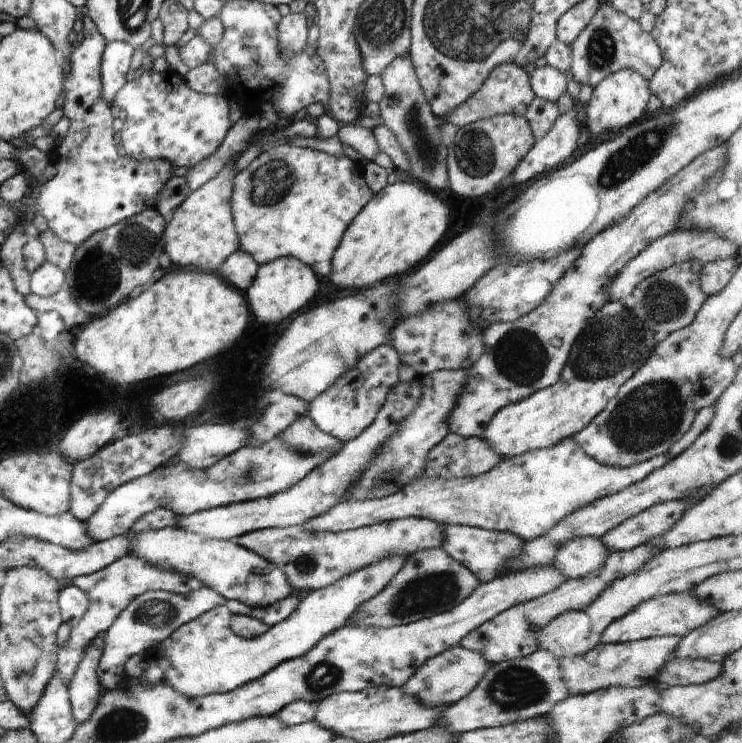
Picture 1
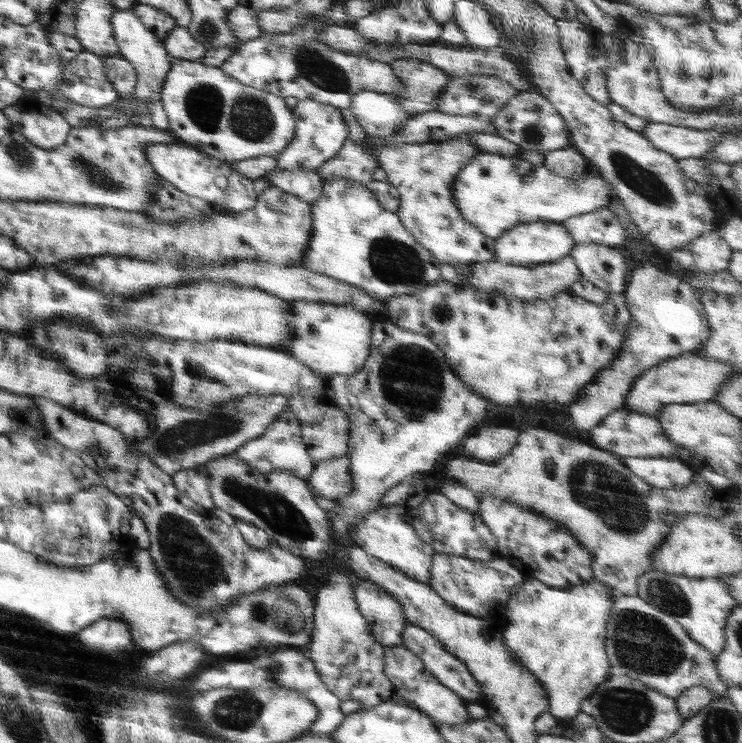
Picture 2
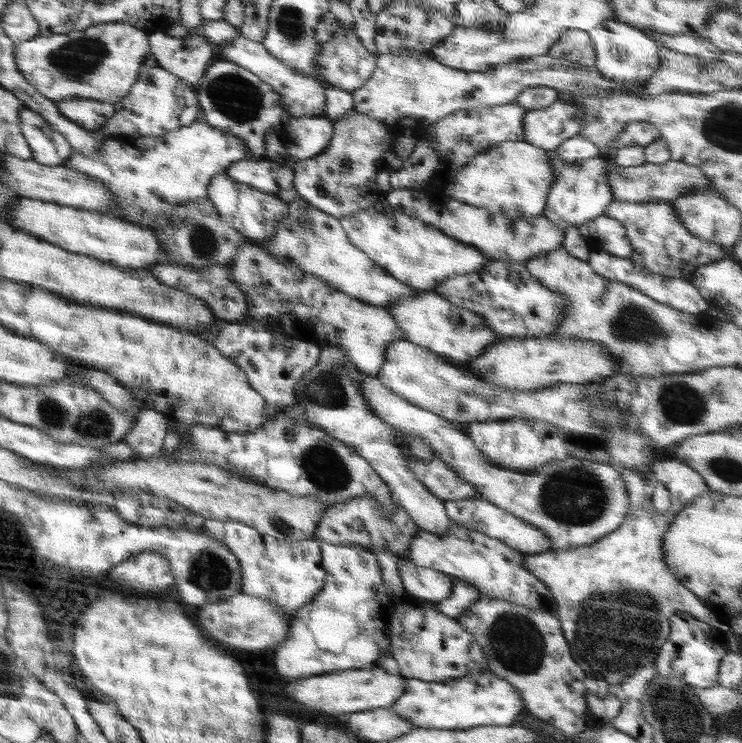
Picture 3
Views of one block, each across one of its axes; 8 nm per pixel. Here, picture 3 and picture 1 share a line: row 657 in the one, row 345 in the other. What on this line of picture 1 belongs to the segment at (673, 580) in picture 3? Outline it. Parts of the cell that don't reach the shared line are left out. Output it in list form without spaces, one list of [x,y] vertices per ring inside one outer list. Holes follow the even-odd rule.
[[[609,300],[590,318],[586,330],[573,342],[560,380],[528,398],[498,410],[486,427],[484,440],[502,458],[529,450],[548,450],[586,428],[606,408],[608,400],[646,364],[657,342],[654,332],[632,309]]]

